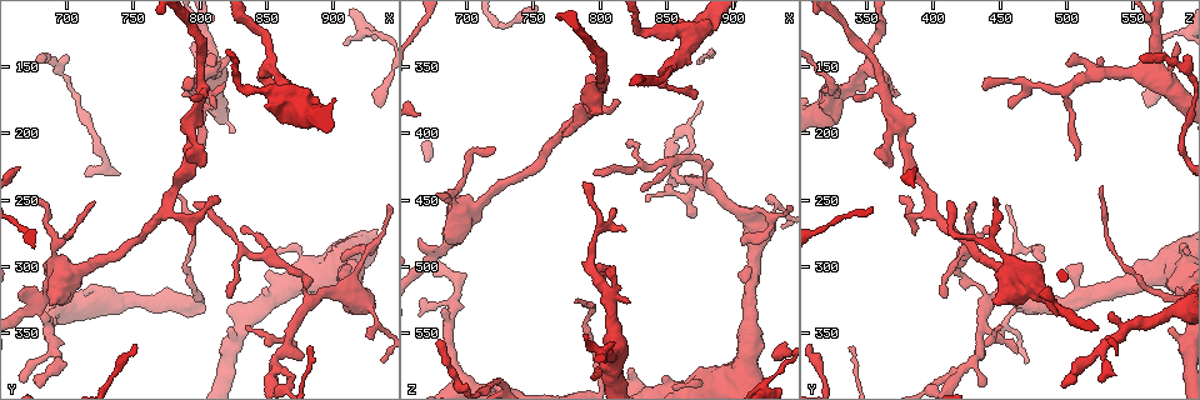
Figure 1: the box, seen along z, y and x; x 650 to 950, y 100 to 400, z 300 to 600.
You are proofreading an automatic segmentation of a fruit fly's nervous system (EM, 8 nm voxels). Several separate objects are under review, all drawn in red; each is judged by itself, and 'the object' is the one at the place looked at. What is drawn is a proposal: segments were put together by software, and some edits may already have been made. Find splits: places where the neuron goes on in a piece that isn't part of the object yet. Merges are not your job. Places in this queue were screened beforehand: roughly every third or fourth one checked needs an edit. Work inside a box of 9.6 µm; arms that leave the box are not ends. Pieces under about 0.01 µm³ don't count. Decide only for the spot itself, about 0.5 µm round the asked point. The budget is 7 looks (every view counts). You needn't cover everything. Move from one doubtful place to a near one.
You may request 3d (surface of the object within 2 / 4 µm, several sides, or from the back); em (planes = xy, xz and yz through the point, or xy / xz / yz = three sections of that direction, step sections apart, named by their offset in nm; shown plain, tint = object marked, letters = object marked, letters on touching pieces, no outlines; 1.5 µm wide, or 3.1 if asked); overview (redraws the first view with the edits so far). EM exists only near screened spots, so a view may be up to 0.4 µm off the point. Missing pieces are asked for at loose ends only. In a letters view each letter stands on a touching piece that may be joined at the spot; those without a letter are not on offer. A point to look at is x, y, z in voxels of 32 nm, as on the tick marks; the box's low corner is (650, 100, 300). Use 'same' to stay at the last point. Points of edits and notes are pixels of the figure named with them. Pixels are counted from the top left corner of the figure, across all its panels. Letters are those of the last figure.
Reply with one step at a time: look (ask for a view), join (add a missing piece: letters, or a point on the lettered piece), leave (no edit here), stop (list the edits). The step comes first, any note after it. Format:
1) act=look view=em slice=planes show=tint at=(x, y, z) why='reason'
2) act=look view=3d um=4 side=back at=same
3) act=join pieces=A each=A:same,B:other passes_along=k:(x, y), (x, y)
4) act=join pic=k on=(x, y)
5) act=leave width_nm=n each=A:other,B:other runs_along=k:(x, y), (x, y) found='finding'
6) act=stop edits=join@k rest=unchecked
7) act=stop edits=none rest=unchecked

act=look view=em slice=planes show=tint at=(814, 248, 374) why='an open end'

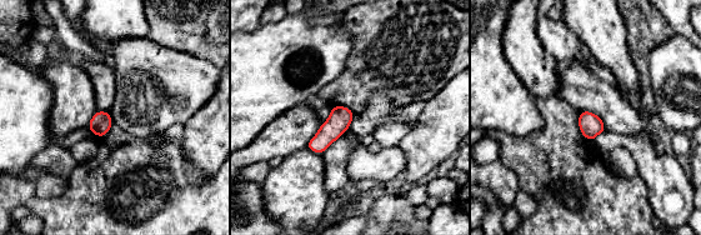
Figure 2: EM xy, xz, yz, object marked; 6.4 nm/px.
act=look view=em slice=planes show=letters at=same

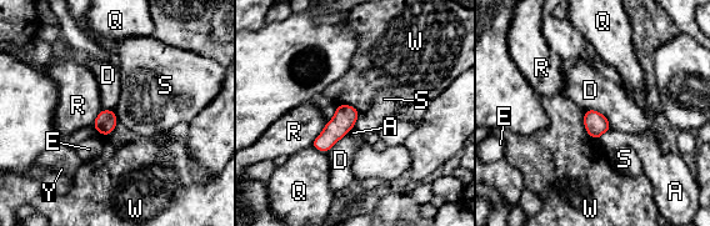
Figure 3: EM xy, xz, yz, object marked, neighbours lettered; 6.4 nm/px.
act=leave longest_contact=W:220nm each=A:other,D:other,E:other,Q:other,R:other,S:other,W:other,Y:other border=3:(584, 111), (584, 129), (598, 140) found='no lettered piece goes on from it'

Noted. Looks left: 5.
act=look view=em slice=planes show=letters at=(870, 168, 374) why='tapers out'

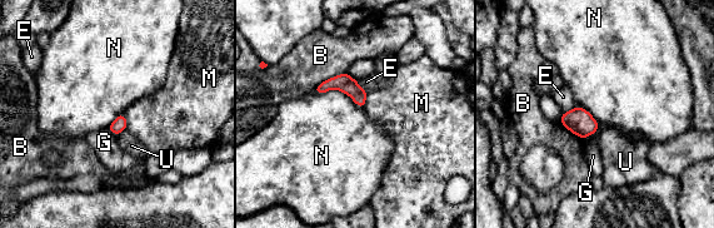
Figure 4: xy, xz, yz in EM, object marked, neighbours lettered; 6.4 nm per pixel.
act=leave each=B:other,E:other,G:other,M:other,N:other,U:other border=4:(314, 92), (341, 90), (363, 109) found='no lettered piece goes on from it'

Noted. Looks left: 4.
act=look view=3d um=2 at=(908, 296, 484) why='an open end'

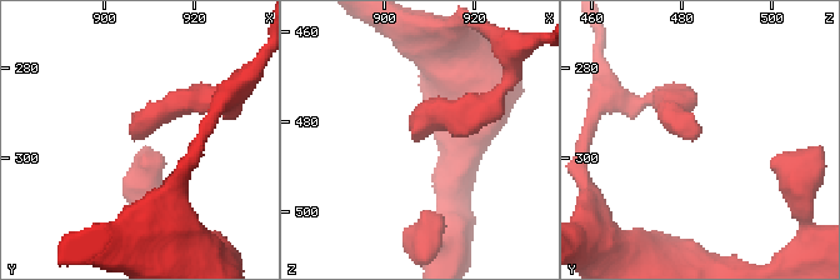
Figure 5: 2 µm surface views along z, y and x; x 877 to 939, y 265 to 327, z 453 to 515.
act=look view=em slice=planes show=tint at=(906, 296, 482)

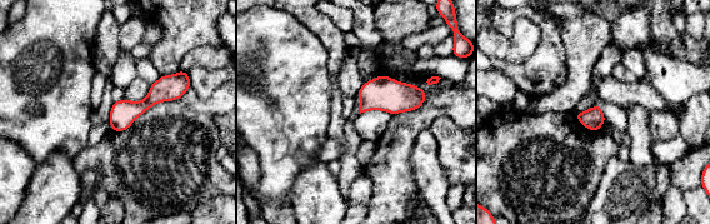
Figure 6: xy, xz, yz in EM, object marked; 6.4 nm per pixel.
act=look view=em slice=planes show=letters at=same why='see the neighbours'

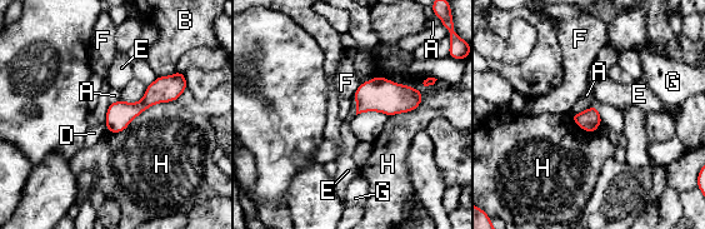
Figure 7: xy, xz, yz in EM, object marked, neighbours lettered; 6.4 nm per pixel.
act=leave each=A:other,B:other,D:other,E:other,F:other,G:other,H:other runs_along=7:(171, 94), (154, 94), (110, 128) found='none of them fits'

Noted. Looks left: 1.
act=stop edits=none rest=unchecked

